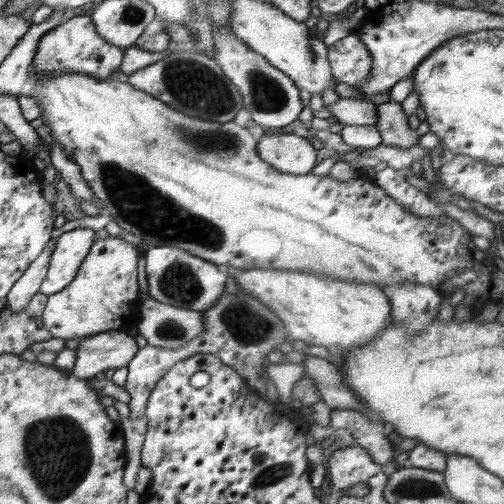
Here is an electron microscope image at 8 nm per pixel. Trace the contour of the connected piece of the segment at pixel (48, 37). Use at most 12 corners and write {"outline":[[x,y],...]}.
{"outline":[[91,16],[42,36],[29,75],[76,71],[104,81],[124,47],[108,43]]}

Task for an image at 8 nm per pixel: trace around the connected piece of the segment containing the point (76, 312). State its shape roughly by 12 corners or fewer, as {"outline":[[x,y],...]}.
{"outline":[[96,240],[84,274],[47,297],[53,337],[136,328],[132,243]]}

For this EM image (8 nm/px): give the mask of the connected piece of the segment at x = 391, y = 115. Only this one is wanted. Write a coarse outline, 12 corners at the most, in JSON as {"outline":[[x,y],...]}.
{"outline":[[402,103],[378,107],[381,144],[410,148],[420,133],[408,125]]}

